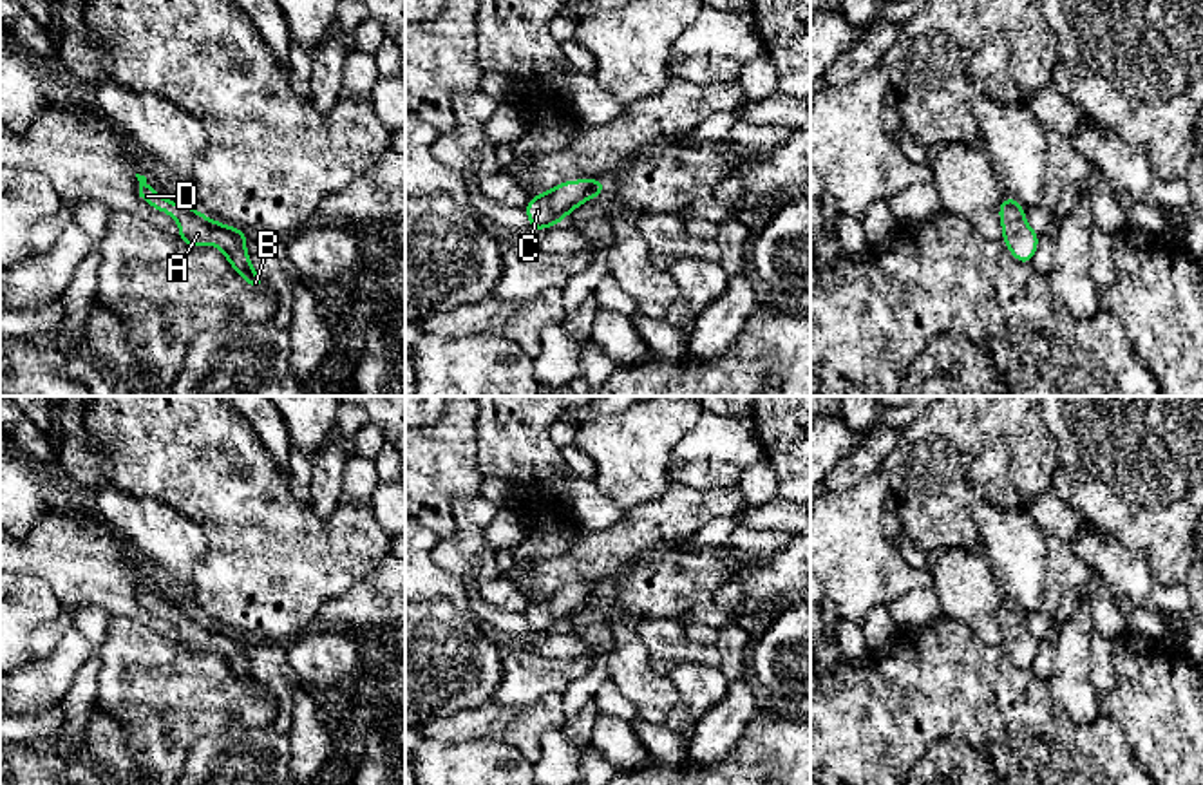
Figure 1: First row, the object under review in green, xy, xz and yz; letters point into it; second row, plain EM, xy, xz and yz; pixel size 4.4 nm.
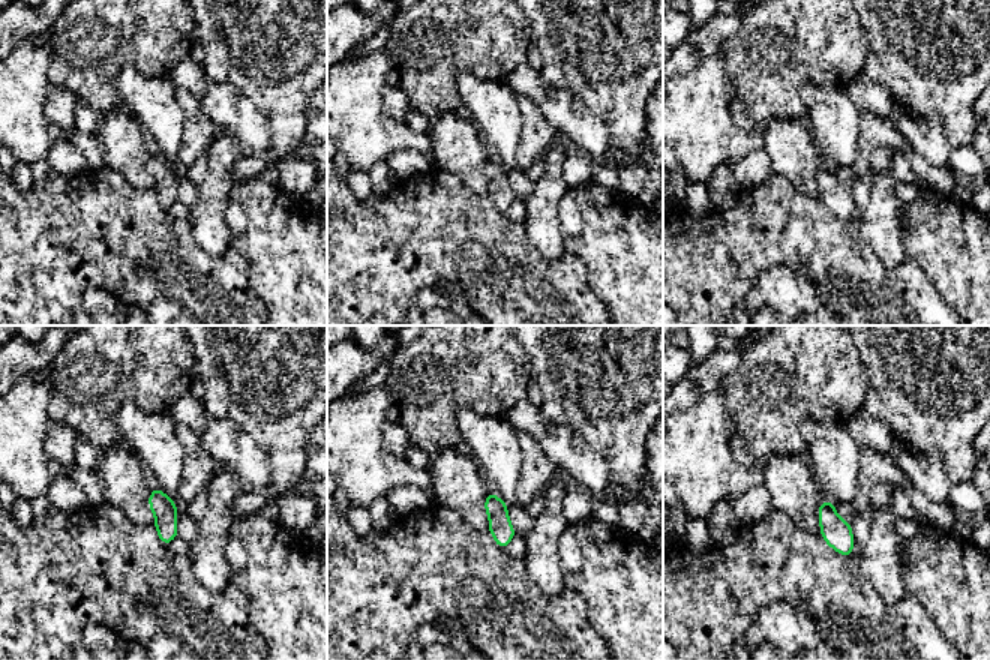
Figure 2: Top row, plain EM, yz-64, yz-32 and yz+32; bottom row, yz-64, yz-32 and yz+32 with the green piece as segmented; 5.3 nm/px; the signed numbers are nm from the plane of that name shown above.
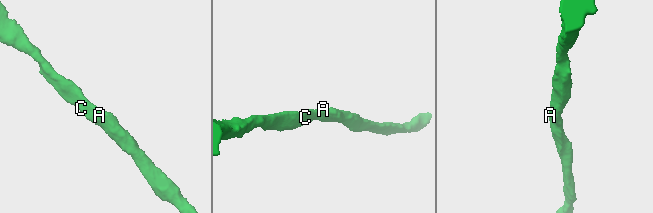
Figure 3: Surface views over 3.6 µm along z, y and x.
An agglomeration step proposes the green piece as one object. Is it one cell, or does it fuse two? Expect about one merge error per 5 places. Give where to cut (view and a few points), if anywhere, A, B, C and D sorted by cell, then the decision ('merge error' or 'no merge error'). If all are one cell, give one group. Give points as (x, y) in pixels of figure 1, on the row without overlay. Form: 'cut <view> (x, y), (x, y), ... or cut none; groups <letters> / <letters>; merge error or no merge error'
cut none; groups A B C D; no merge error

